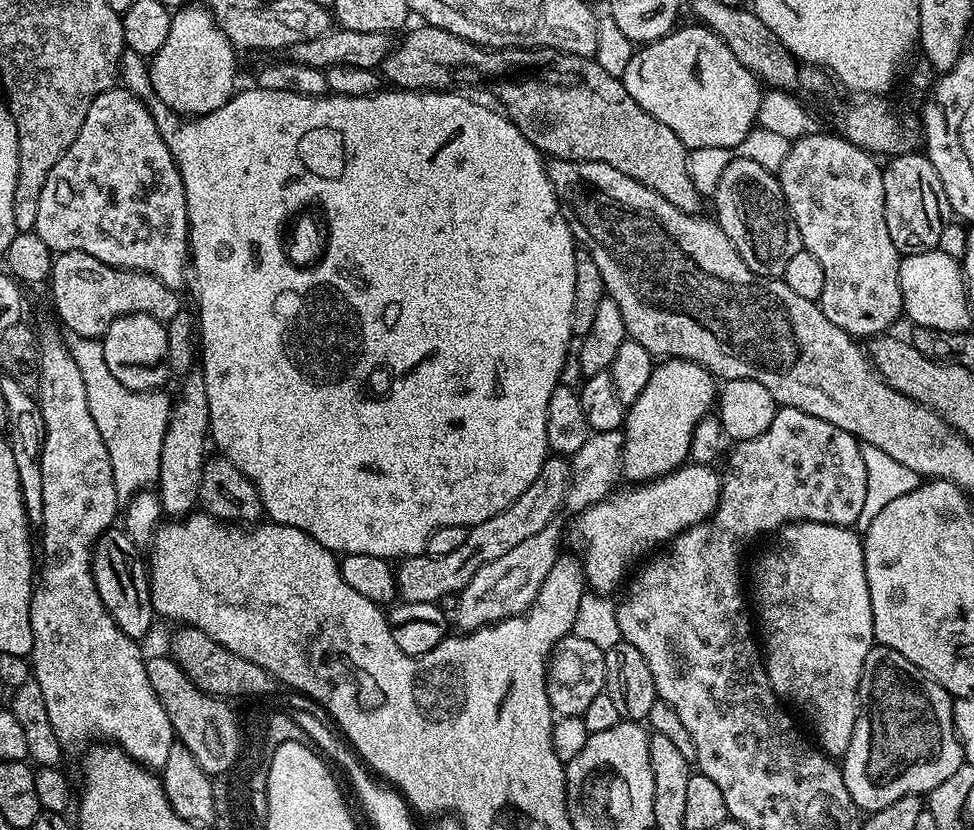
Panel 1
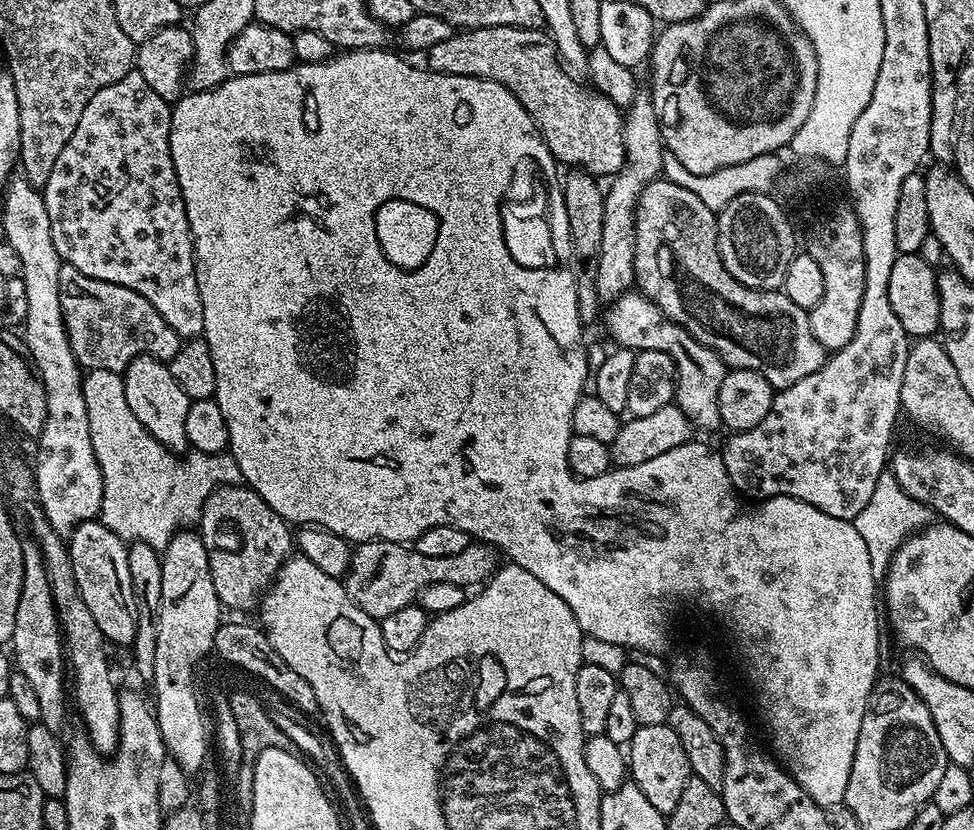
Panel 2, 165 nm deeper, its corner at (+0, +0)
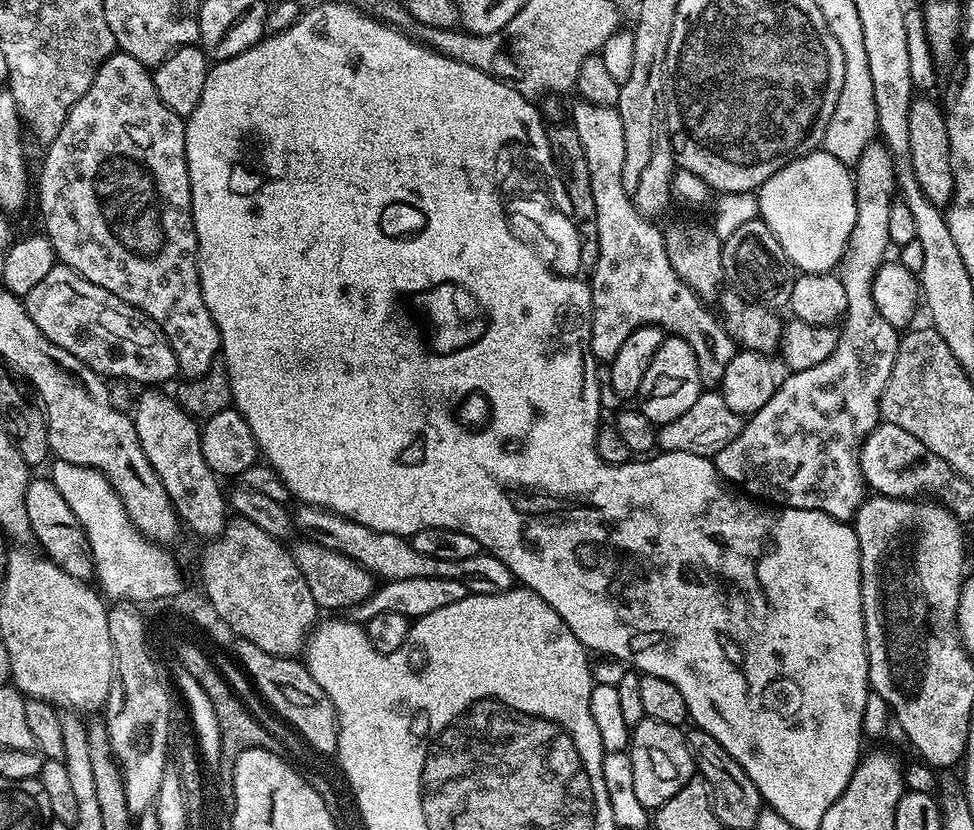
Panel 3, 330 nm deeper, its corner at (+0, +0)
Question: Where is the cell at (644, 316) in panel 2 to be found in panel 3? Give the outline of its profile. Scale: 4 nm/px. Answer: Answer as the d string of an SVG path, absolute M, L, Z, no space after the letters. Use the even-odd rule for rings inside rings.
M576 102L570 117L572 129L578 134L578 142L582 142L582 150L586 150L586 166L590 170L590 190L594 190L594 238L600 249L596 255L596 263L591 269L592 280L592 321L590 322L590 350L597 361L610 362L614 354L618 354L618 346L641 324L656 324L665 333L680 336L694 350L694 358L698 358L700 383L704 386L719 385L722 374L726 374L726 366L730 358L738 351L738 345L731 334L725 330L717 313L706 306L700 295L678 278L674 266L670 266L670 258L666 254L663 231L655 228L649 217L642 215L630 202L626 194L626 186L622 186L622 162L626 162L626 138L622 134L622 118L616 107L607 108L587 102Z

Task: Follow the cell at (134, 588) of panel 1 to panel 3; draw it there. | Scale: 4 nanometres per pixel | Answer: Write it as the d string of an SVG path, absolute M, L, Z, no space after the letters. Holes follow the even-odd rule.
M33 477L29 481L26 490L26 514L29 515L33 539L37 545L41 545L38 546L48 559L66 570L71 577L89 581L95 573L95 568L84 527L78 522L78 518L51 479Z

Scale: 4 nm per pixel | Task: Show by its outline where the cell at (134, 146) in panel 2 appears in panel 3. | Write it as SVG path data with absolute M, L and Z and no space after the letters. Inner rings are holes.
M113 52L110 58L106 58L106 62L102 62L94 82L90 82L90 90L86 90L86 94L82 94L82 98L74 102L62 130L58 130L58 138L54 138L47 145L45 152L48 153L45 154L44 165L40 168L40 220L44 223L43 235L52 243L57 261L73 268L82 278L94 282L94 286L102 286L102 290L118 294L122 302L130 302L130 306L142 310L142 314L159 324L174 350L174 358L178 358L179 375L193 380L206 374L206 370L210 370L210 366L217 363L221 351L220 331L214 318L210 318L210 310L206 310L206 302L200 289L200 271L196 265L196 231L192 221L192 191L186 166L184 125L185 121L181 116L174 114L174 110L167 108L158 98L149 65L138 62L138 58L130 58L130 54L125 52Z

